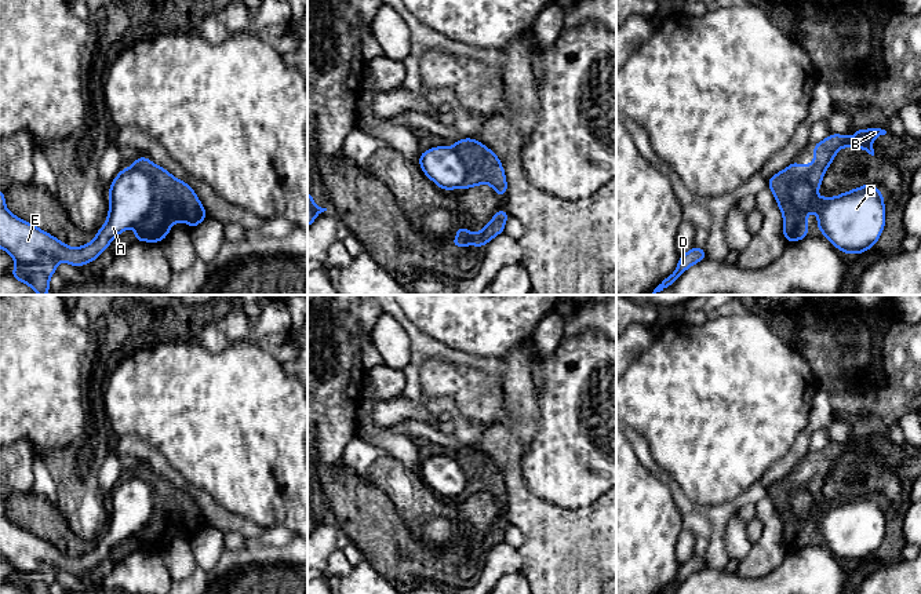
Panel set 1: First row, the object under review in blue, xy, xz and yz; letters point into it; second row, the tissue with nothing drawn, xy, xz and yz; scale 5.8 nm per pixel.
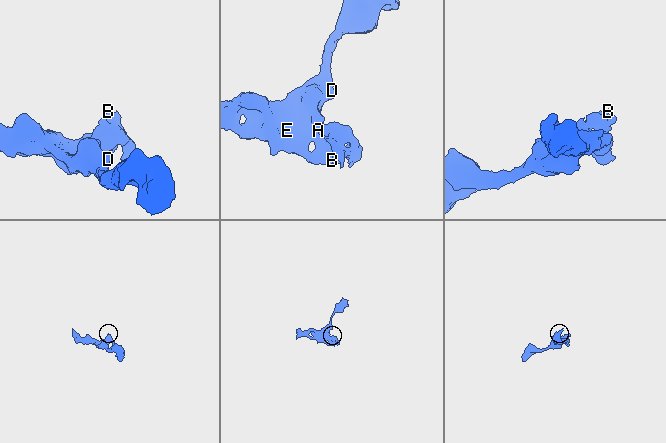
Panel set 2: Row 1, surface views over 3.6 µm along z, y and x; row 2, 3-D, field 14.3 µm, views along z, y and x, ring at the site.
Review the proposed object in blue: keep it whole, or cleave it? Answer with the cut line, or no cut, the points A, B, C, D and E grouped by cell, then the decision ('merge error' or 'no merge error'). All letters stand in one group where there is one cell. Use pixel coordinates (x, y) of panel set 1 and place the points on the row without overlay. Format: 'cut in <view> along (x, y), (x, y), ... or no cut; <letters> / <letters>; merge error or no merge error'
cut in xy along (133, 474), (149, 487), (153, 496), (152, 518), (139, 531); A C D E / B; merge error

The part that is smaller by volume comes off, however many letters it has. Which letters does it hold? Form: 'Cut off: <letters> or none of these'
Cut off: B

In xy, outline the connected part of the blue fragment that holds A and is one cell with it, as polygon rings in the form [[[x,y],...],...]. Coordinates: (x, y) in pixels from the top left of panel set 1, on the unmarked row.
[[[135,475],[121,478],[109,496],[106,531],[92,550],[72,557],[11,522],[6,515],[4,499],[0,499],[0,557],[17,571],[11,586],[26,594],[50,594],[59,571],[74,576],[91,572],[116,544],[141,532],[152,520],[153,510],[150,487]]]

